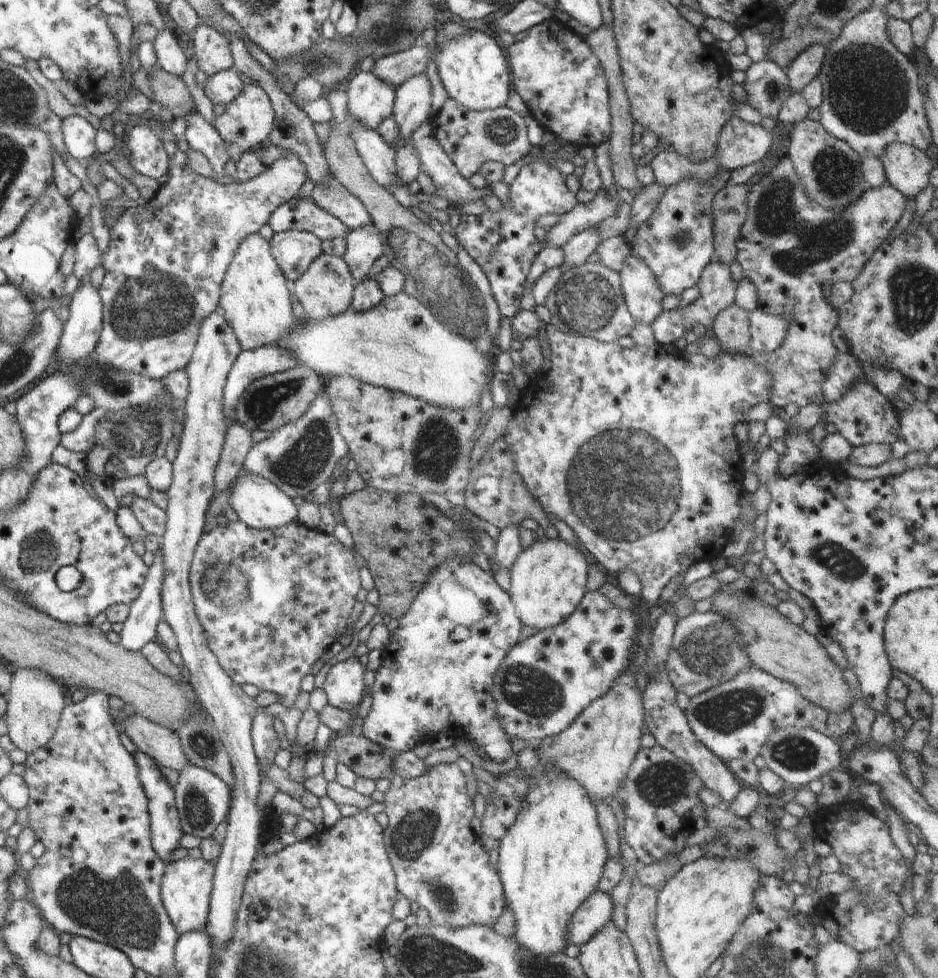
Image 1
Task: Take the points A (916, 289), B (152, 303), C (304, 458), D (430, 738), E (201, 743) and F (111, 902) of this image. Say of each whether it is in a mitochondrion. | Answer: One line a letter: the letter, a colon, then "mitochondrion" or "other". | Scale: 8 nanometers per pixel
A: mitochondrion
B: mitochondrion
C: mitochondrion
D: other
E: mitochondrion
F: mitochondrion

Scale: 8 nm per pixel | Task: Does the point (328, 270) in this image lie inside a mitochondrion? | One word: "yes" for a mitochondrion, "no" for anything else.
yes

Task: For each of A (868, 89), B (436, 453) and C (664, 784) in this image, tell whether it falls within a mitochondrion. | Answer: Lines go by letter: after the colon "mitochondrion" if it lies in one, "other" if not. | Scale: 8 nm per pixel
A: mitochondrion
B: mitochondrion
C: mitochondrion

